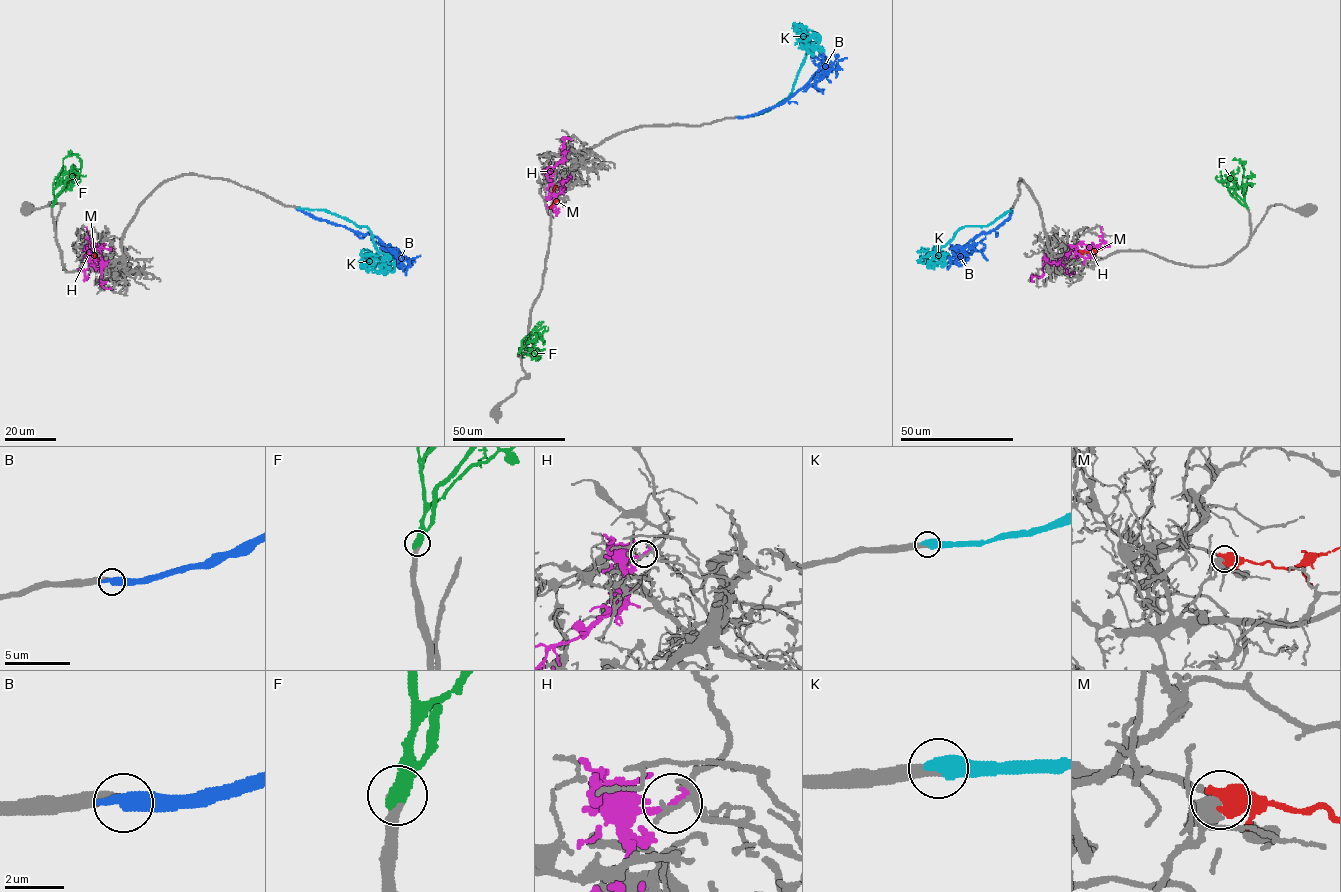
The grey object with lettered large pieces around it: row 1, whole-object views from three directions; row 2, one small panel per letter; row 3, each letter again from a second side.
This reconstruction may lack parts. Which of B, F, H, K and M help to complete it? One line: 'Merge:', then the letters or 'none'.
Merge: F, K

